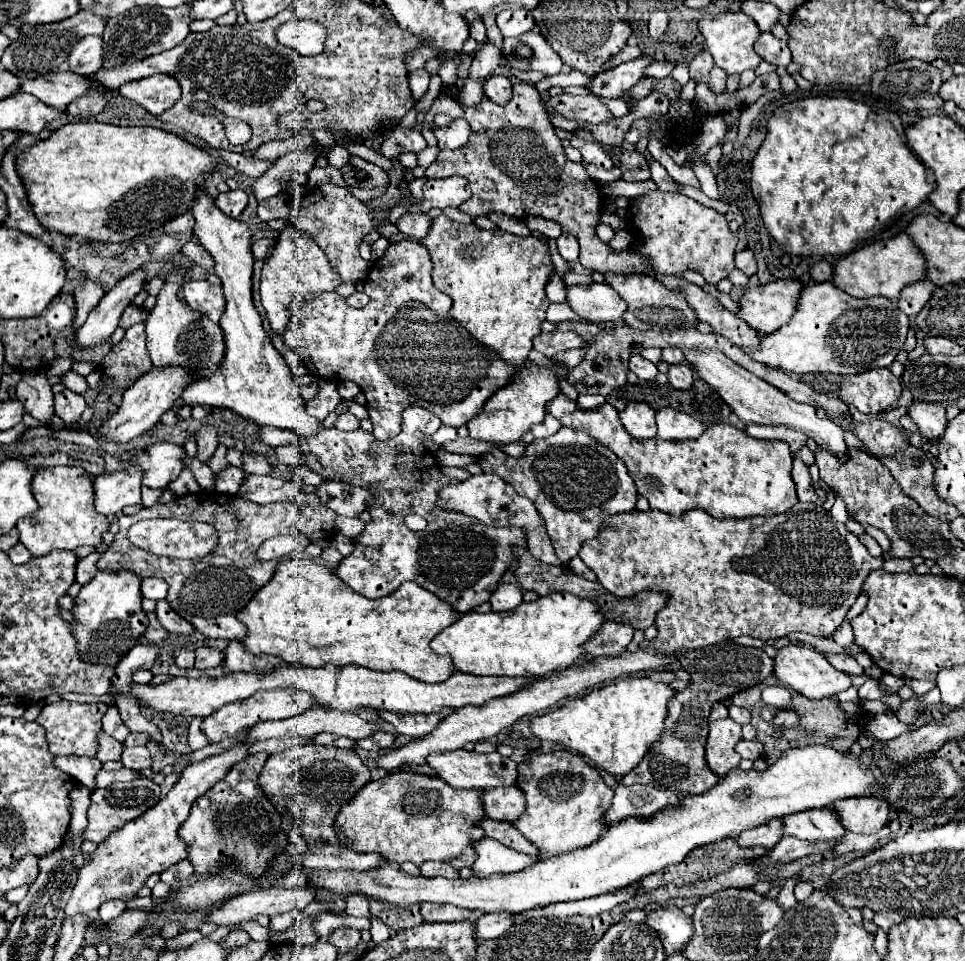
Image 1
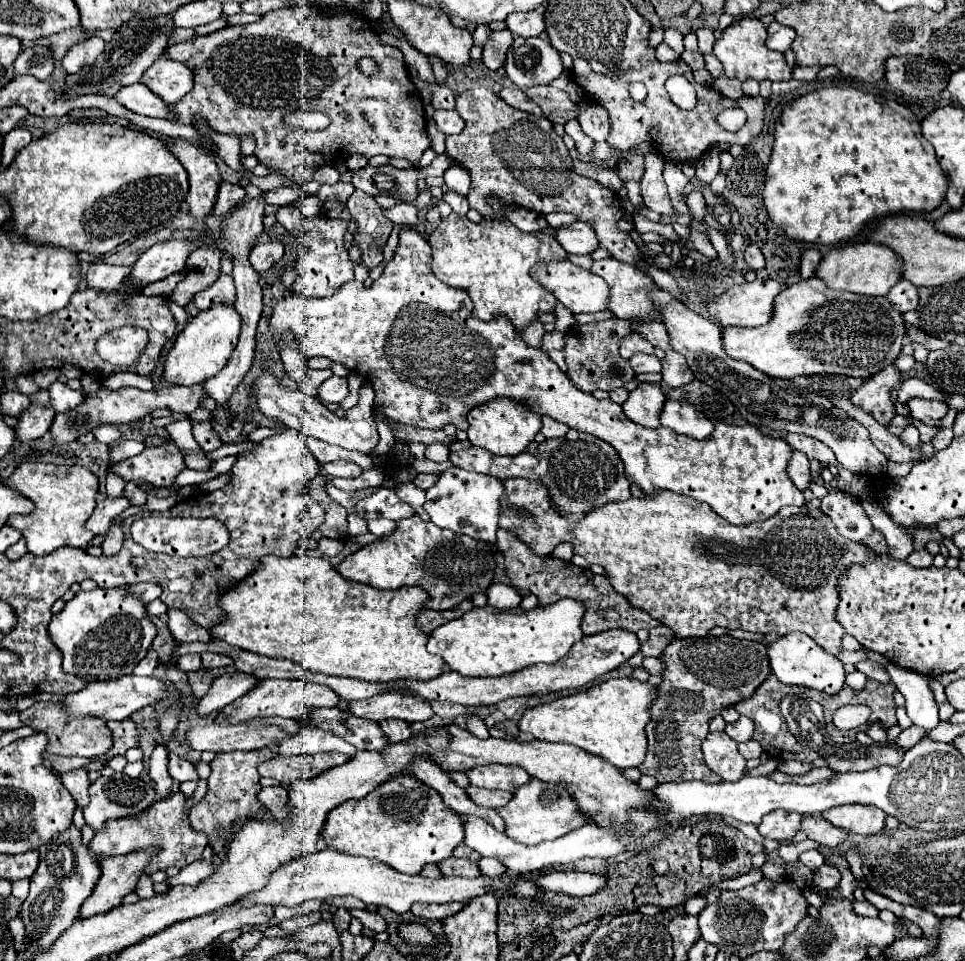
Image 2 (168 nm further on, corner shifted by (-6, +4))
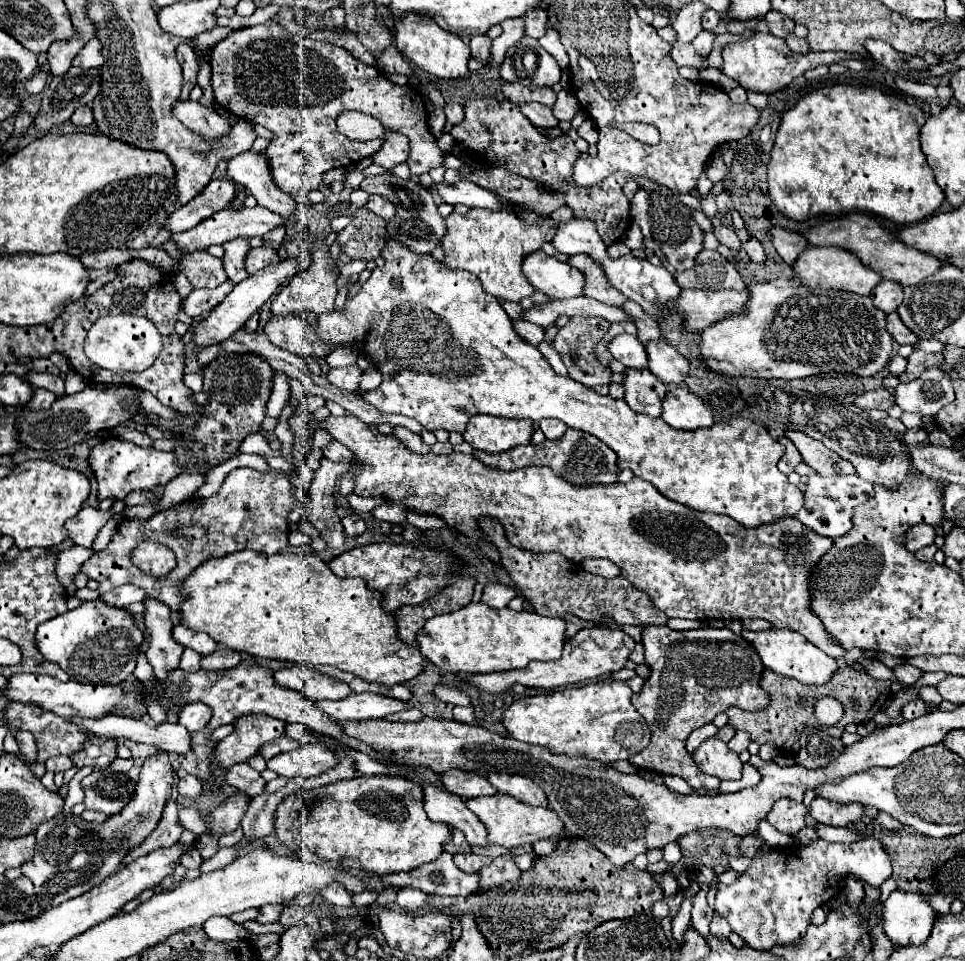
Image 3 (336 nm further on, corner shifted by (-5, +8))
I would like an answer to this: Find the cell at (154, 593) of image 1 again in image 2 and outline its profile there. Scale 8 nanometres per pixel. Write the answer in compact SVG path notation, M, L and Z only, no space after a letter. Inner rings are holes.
M136 583L132 585L132 593L144 601L144 603L150 603L154 599L158 599L162 595L162 587L158 583Z

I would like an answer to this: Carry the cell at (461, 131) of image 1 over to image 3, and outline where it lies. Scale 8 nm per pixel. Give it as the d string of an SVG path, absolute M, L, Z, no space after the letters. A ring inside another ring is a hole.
M447 103L445 105L445 115L447 115L447 121L451 121L453 125L461 123L465 113L463 113L463 107L459 103Z

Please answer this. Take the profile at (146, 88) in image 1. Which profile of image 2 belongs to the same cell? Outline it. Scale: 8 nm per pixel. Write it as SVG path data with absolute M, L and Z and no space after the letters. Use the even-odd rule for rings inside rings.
M164 55L158 57L142 75L140 83L144 83L148 89L152 89L162 101L176 103L182 99L188 91L192 81L190 69L178 61L170 61Z

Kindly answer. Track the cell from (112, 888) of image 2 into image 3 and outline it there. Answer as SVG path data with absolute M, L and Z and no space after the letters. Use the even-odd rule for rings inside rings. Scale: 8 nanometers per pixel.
M167 801L161 825L157 825L157 829L125 857L123 865L127 865L129 861L135 861L137 857L141 857L141 855L145 855L145 853L149 853L153 849L161 849L161 847L169 847L169 845L177 843L181 833L183 833L183 825L181 825L181 821L177 817L177 811L179 811L179 805L175 801Z

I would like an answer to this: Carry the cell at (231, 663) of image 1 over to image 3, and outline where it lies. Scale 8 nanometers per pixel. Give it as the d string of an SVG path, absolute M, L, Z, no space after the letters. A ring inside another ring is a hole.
M187 705L179 711L179 725L183 725L191 735L201 731L209 723L209 707L207 705Z

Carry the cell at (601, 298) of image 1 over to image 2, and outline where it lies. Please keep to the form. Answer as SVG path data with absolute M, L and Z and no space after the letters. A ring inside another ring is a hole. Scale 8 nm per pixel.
M568 259L536 265L534 271L532 271L532 275L534 275L534 279L536 279L538 283L542 283L548 291L552 291L552 295L554 295L562 305L566 305L572 313L596 313L596 311L608 309L608 303L610 303L610 285L608 285L602 277L594 275L592 271L580 269L578 265L570 263Z

